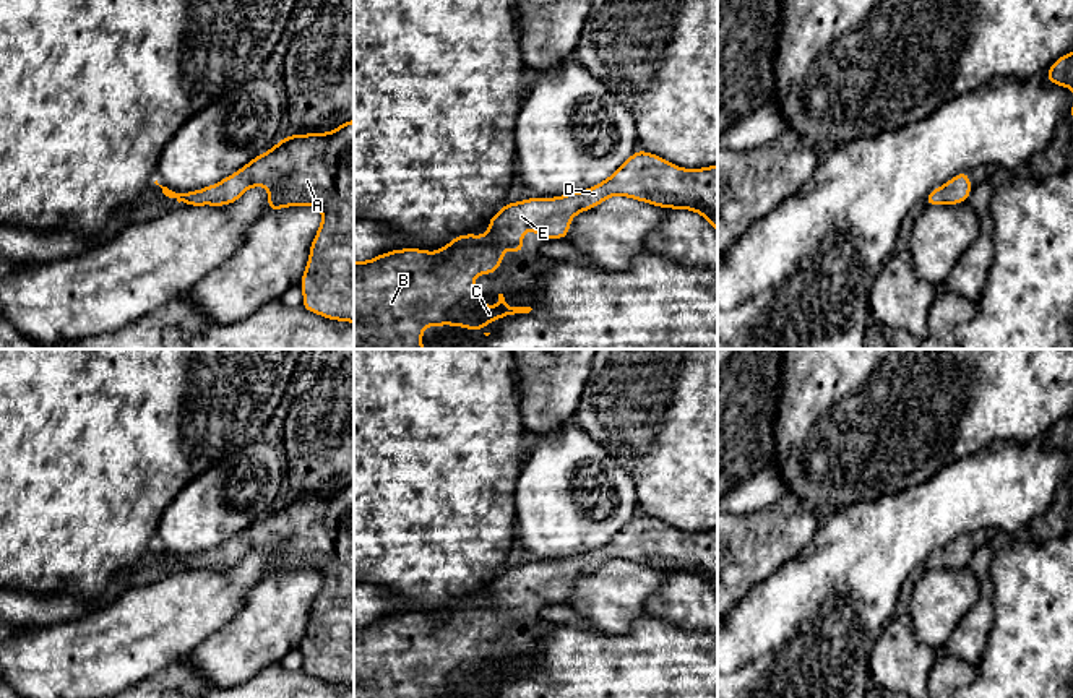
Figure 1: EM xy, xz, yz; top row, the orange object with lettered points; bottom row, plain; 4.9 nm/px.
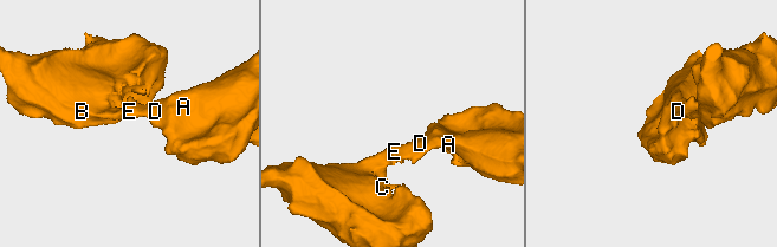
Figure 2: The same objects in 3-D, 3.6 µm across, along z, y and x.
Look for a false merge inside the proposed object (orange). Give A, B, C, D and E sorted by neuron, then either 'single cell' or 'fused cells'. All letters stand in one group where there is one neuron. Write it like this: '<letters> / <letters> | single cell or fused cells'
A B C D E | single cell

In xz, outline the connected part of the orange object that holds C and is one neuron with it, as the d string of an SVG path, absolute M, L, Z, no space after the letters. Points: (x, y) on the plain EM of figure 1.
M638 513L609 542L573 557L554 562L528 562L506 567L489 584L489 599L464 597L438 615L401 612L368 625L354 625L354 698L422 698L425 690L463 690L482 695L489 685L515 677L529 677L531 670L508 670L498 657L495 670L484 670L484 657L474 653L474 638L492 638L503 625L503 612L523 617L523 597L531 592L539 601L567 602L570 583L593 573L609 560L620 558L657 571L692 573L701 578L717 596L717 528L701 532L682 532L664 521Z

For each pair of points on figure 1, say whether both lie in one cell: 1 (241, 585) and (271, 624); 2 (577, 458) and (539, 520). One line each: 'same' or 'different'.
1: different
2: same

